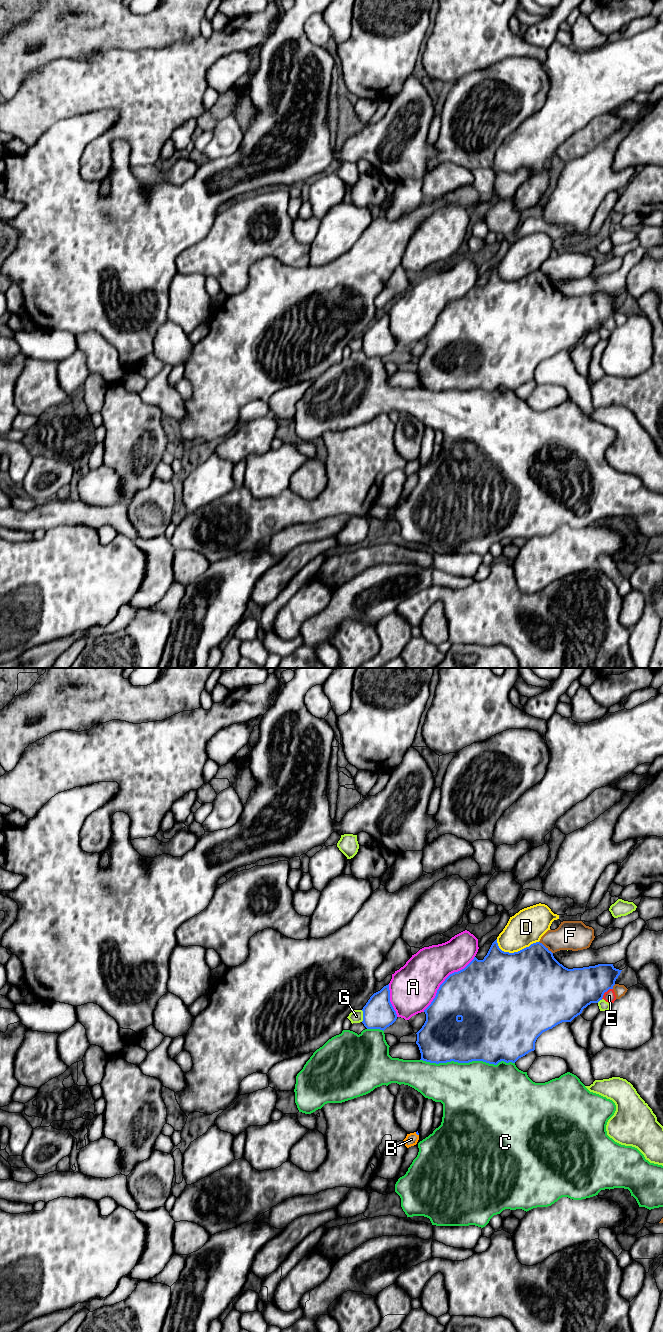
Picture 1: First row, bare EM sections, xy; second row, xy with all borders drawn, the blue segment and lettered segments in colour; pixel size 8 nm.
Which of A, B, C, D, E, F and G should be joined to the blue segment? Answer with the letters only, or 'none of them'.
B

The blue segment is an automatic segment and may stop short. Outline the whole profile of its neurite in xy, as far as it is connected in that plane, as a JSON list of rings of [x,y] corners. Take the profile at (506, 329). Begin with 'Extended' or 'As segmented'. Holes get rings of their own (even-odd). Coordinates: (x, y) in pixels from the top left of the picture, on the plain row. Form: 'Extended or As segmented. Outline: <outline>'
As segmented. Outline: [[[497,267],[492,271],[487,283],[483,288],[476,285],[462,298],[450,302],[437,318],[436,324],[431,332],[424,338],[426,349],[422,356],[416,361],[416,372],[421,381],[421,387],[430,391],[469,391],[472,389],[483,389],[489,392],[497,393],[499,390],[515,391],[519,386],[535,378],[537,366],[545,359],[552,357],[562,350],[571,350],[575,345],[580,343],[584,336],[591,331],[598,331],[602,328],[603,323],[609,317],[613,317],[615,309],[622,298],[616,297],[613,292],[598,292],[595,294],[568,297],[560,292],[542,271],[536,270],[518,280],[509,281],[502,279],[497,271]]]

